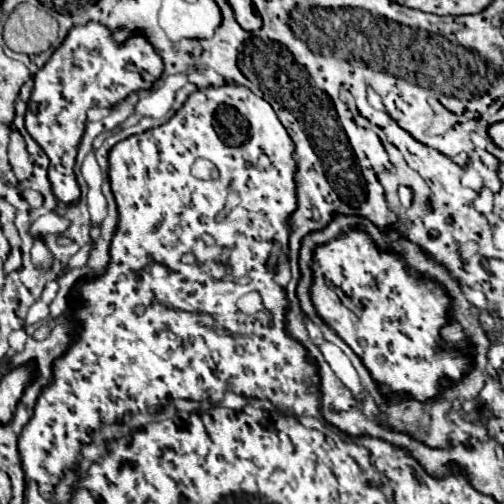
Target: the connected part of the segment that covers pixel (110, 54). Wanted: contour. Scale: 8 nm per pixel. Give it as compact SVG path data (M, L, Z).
M101 23L71 27L63 45L51 55L43 69L35 75L35 87L25 113L29 135L49 157L49 181L61 203L79 201L79 185L73 173L77 147L85 131L85 113L91 107L113 107L129 93L149 89L163 73L163 61L149 37L135 31L125 43L113 39L113 31Z

